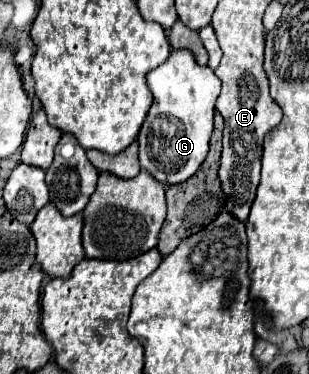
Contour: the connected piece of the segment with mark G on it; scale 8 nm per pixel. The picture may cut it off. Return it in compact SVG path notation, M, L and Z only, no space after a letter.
M172 49L170 57L146 75L154 103L138 133L140 165L160 183L182 183L204 163L212 135L214 103L220 95L220 79L210 67L200 67L188 49Z

